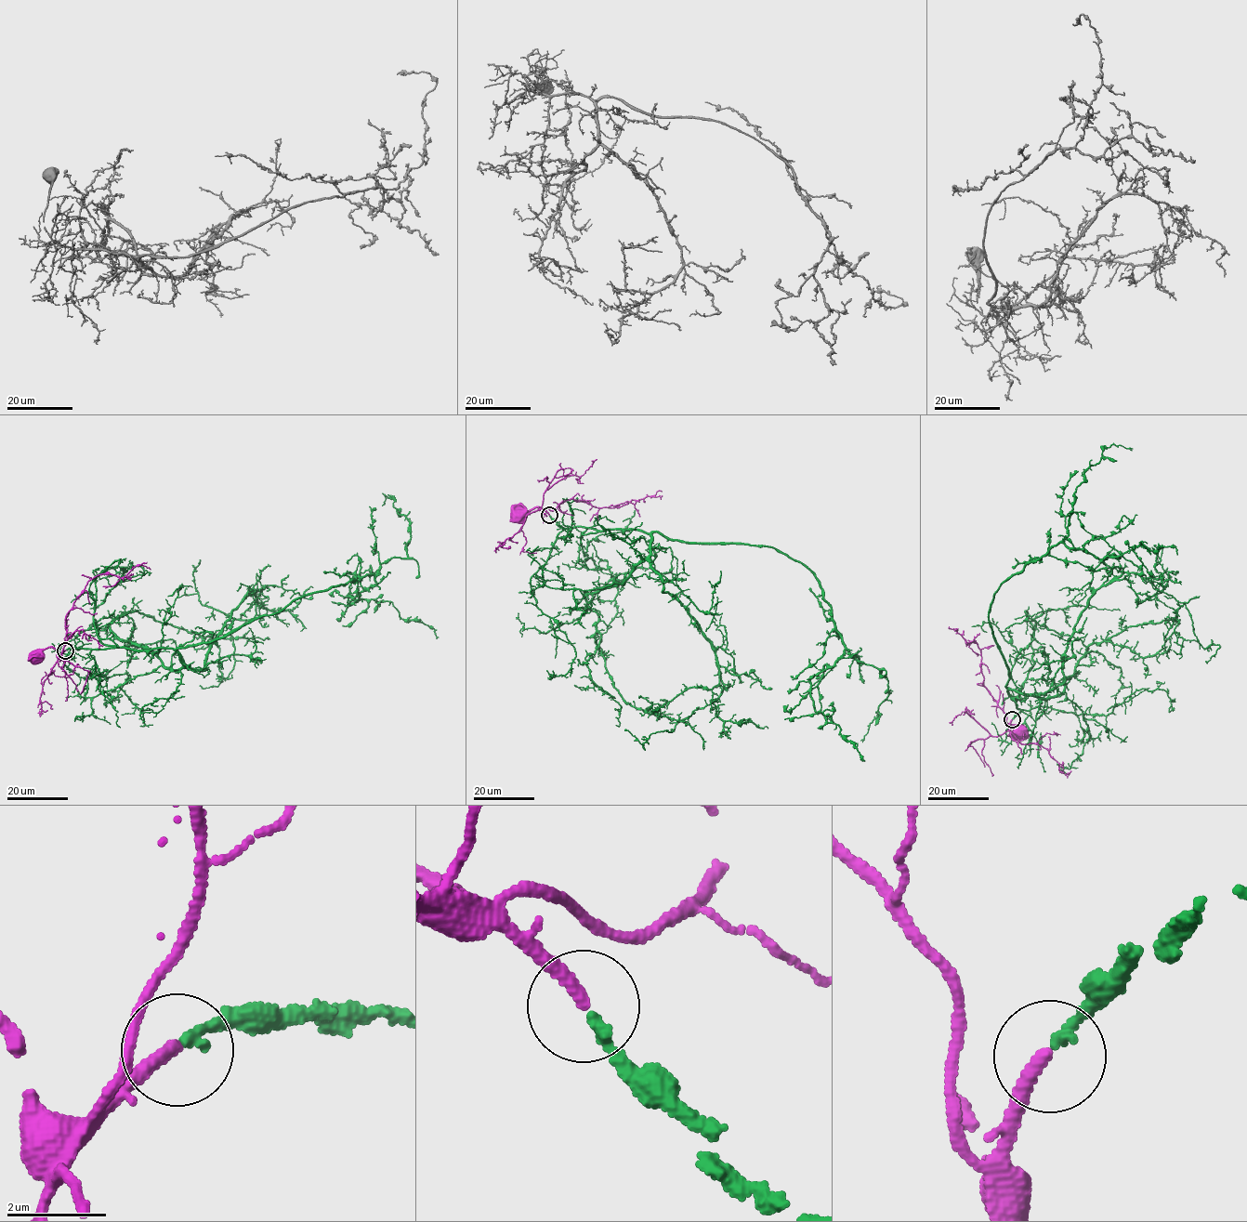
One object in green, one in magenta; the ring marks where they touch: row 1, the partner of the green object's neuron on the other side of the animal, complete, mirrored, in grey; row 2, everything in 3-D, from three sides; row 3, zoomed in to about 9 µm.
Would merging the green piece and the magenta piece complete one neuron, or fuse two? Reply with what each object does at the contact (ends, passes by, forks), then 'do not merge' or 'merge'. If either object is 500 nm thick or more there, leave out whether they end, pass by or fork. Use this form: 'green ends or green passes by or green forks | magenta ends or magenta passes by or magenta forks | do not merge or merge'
green ends | magenta ends | merge

